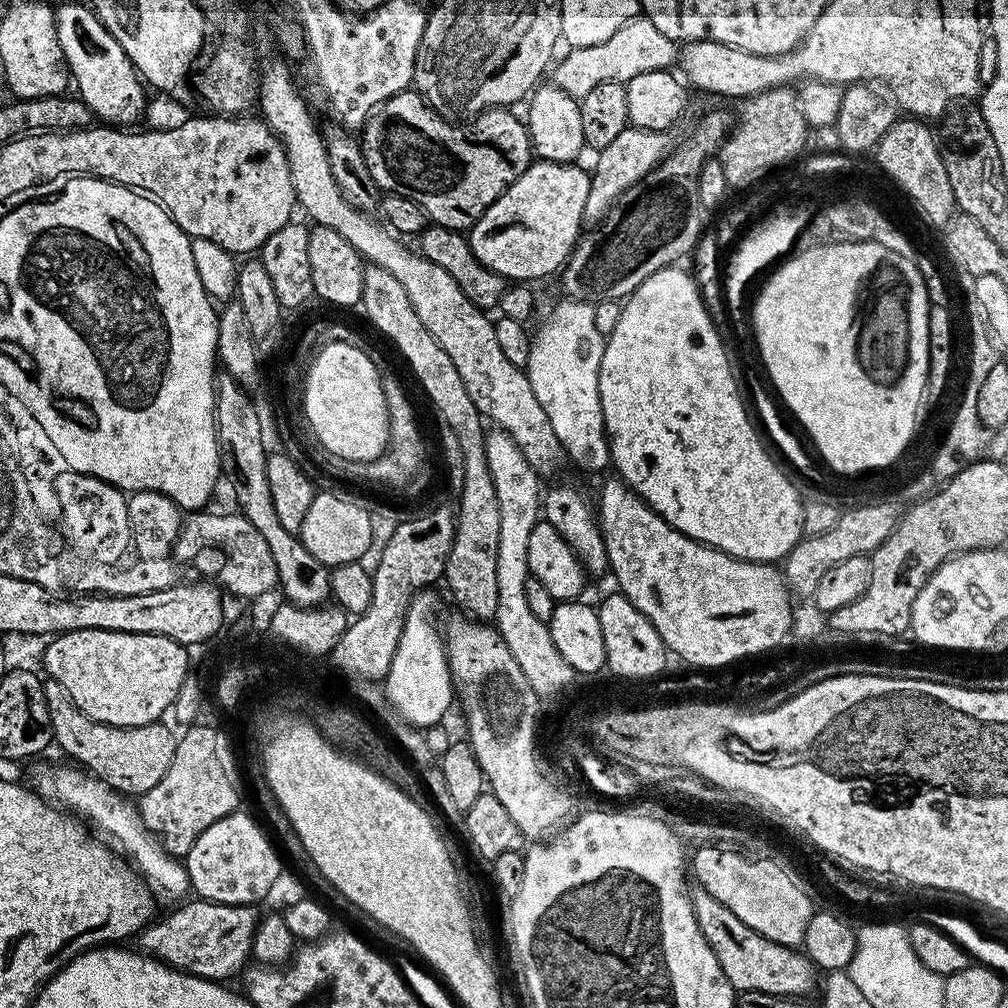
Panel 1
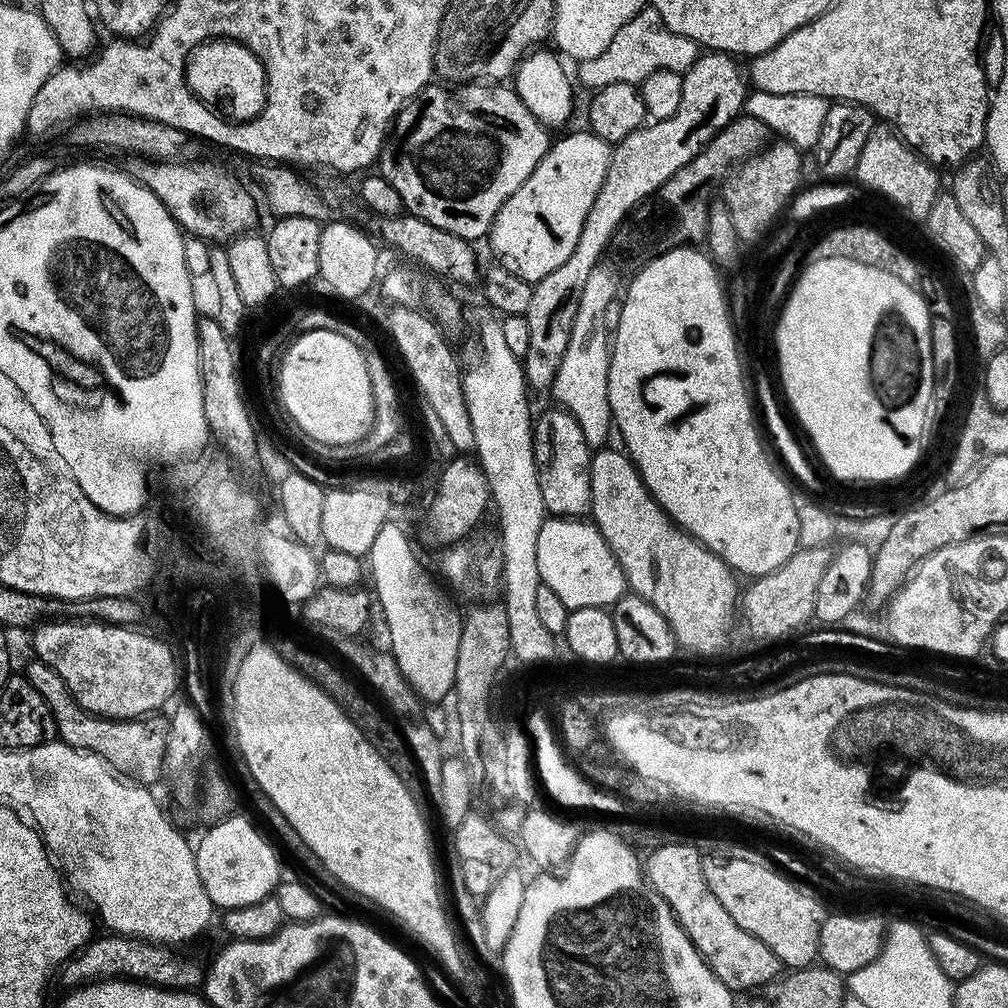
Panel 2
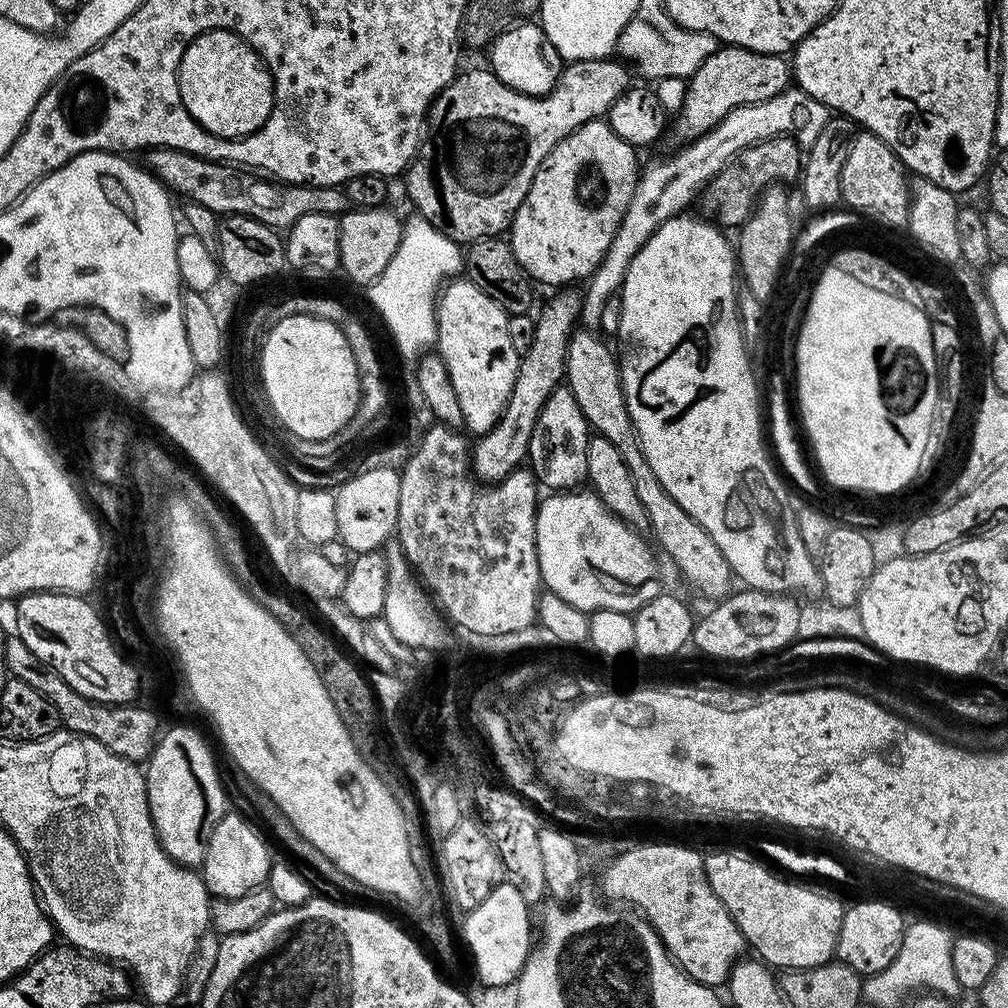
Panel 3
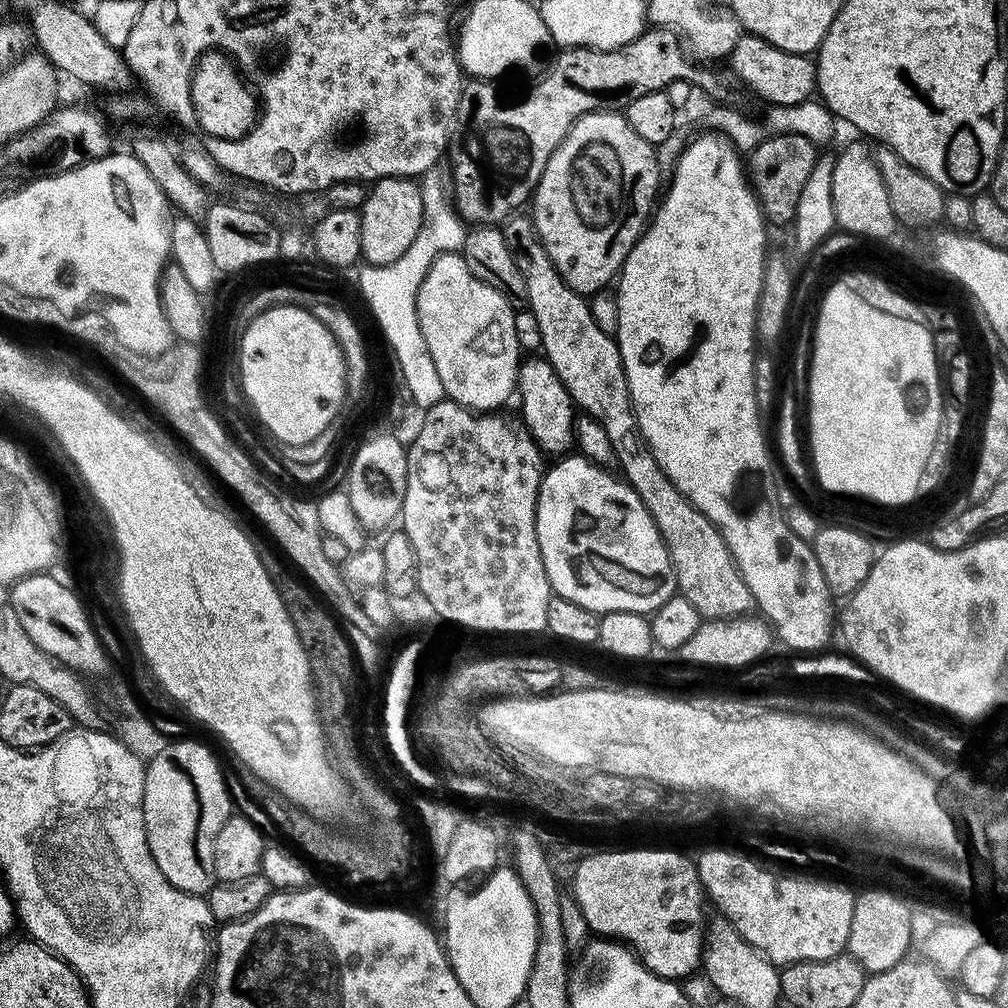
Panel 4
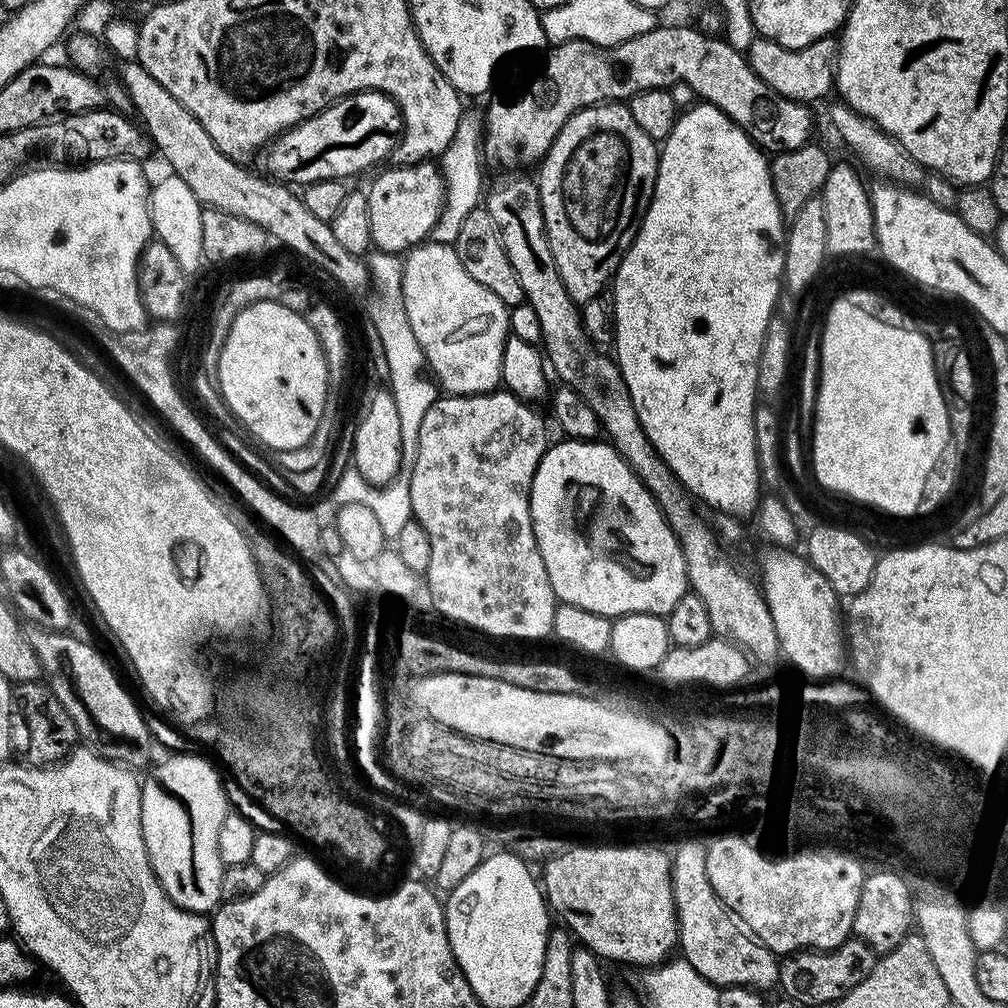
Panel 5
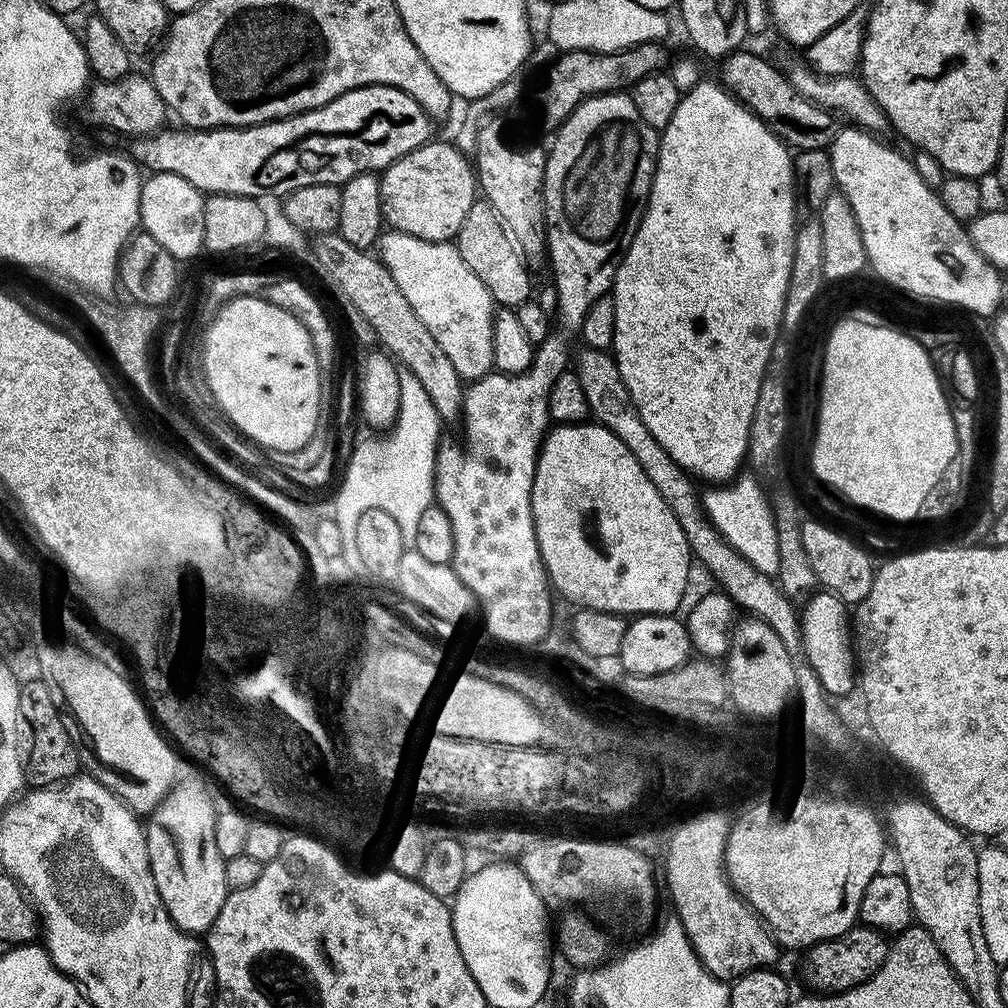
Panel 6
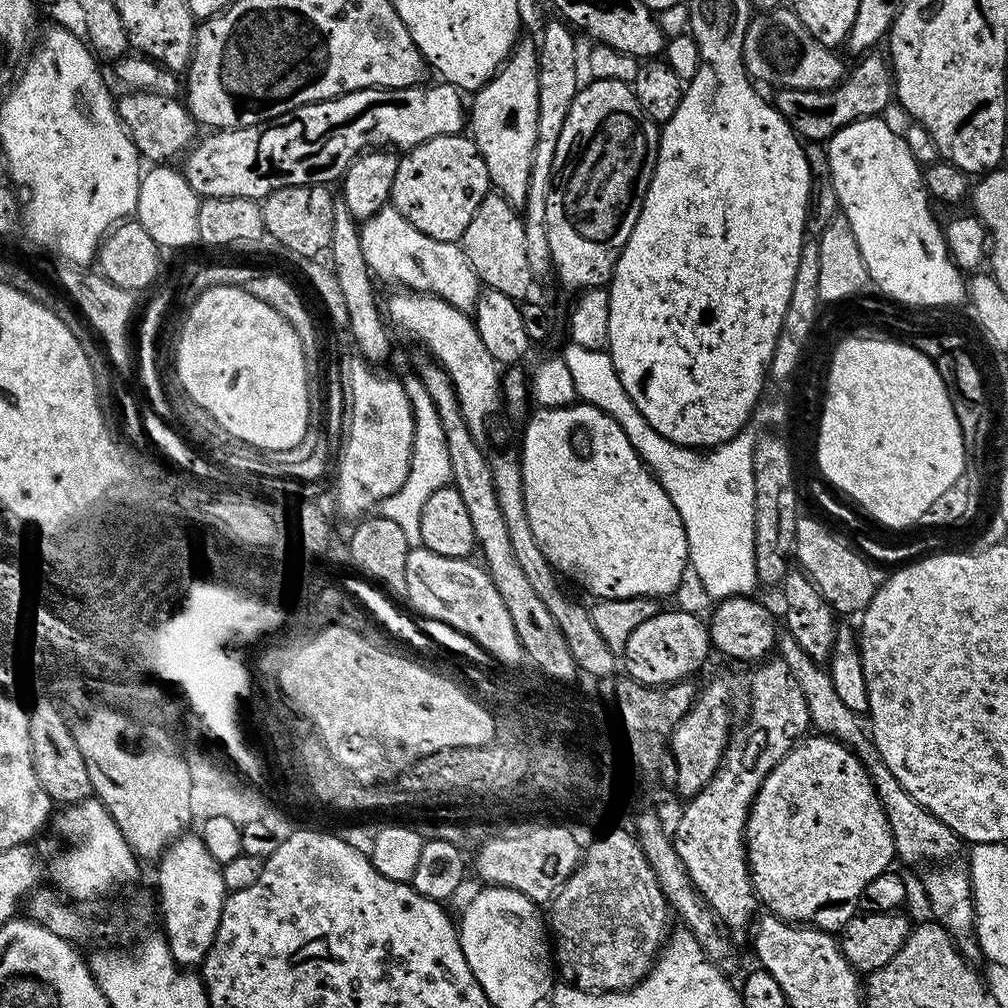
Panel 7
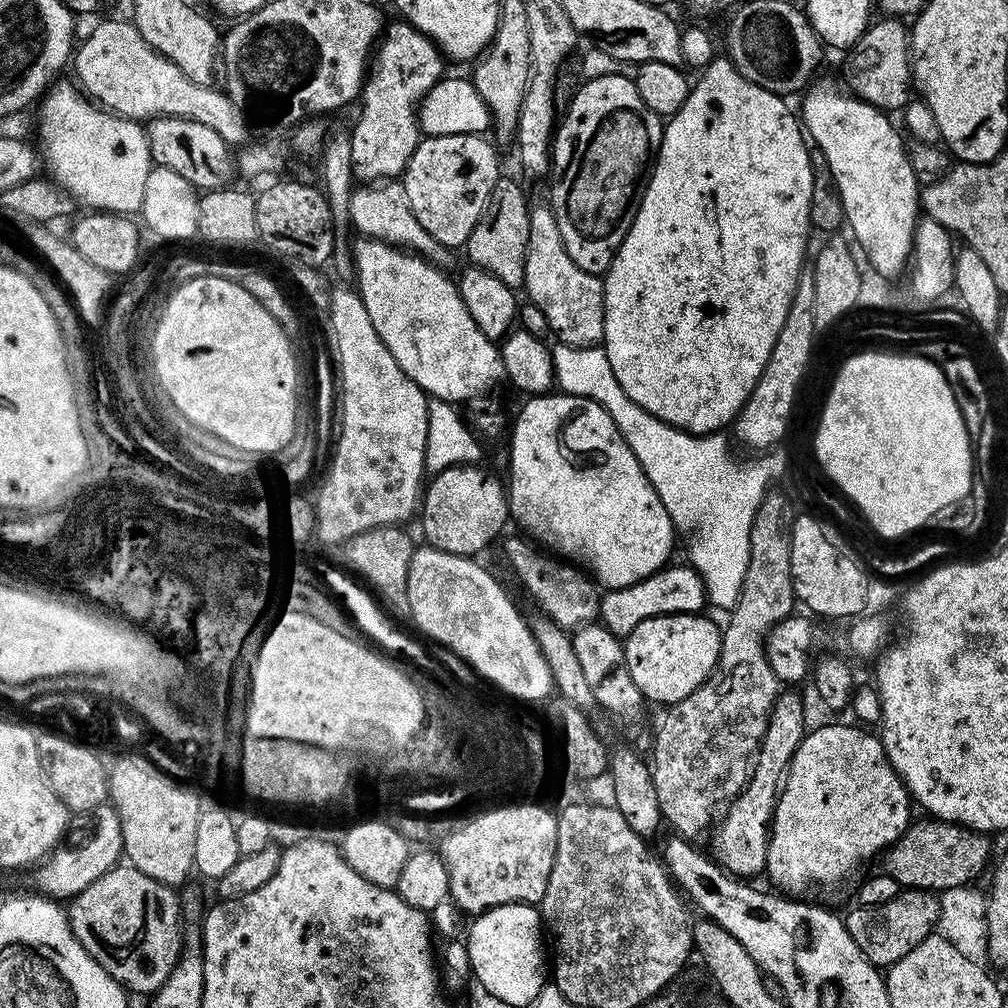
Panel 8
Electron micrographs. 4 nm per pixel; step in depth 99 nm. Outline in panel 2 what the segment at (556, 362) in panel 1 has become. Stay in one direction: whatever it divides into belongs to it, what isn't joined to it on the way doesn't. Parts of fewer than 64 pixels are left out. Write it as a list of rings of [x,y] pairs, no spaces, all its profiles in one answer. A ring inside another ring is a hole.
[[[599,264],[590,272],[589,281],[579,298],[570,342],[567,343],[566,352],[550,389],[551,395],[554,394],[557,399],[555,401],[578,419],[587,444],[594,450],[607,445],[613,425],[608,394],[610,333],[605,328],[605,314],[610,302],[617,299],[619,290],[615,276],[605,266]]]

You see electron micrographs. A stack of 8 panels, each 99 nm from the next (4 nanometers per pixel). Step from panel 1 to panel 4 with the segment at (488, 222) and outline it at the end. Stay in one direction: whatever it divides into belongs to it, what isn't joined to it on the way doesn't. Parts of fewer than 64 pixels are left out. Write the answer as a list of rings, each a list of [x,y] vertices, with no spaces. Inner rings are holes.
[[[616,110],[588,112],[566,134],[566,138],[554,150],[546,162],[540,183],[534,189],[531,201],[531,219],[534,221],[540,243],[552,259],[552,264],[560,271],[561,278],[568,286],[581,294],[595,294],[623,269],[628,253],[636,246],[649,223],[657,203],[656,191],[660,188],[660,168],[656,165],[653,145],[647,144],[630,126],[627,115]],[[580,150],[590,150],[596,160],[582,160],[590,168],[590,192],[594,204],[598,202],[598,214],[592,216],[592,230],[580,224],[574,208],[568,200],[568,172],[574,154]],[[606,166],[606,182],[604,168]],[[536,200],[536,201],[535,201]],[[656,200],[656,201],[655,201]],[[652,203],[653,208],[652,208]],[[649,215],[649,216],[648,216]],[[645,223],[645,224],[644,224]],[[598,226],[598,228],[596,228]],[[616,272],[616,273],[615,273]]]

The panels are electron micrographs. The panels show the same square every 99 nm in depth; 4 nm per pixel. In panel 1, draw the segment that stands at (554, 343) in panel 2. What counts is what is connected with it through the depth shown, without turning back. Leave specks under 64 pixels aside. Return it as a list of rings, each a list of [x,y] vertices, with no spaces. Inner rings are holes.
[[[633,126],[622,130],[614,142],[605,144],[595,153],[596,169],[591,169],[590,194],[586,194],[584,220],[599,222],[612,209],[612,204],[626,190],[637,187],[663,160],[671,154],[674,147],[673,133],[658,129],[642,129]]]

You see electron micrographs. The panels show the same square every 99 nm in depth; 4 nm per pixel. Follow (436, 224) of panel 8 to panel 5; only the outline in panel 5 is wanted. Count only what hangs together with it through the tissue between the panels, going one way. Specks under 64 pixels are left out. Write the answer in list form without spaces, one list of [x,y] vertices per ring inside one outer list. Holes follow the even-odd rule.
[[[421,162],[419,164],[405,164],[403,166],[391,166],[376,181],[372,184],[372,189],[367,189],[366,195],[368,198],[368,205],[370,206],[370,234],[372,235],[373,245],[381,252],[390,252],[393,254],[404,254],[409,250],[425,243],[433,235],[433,228],[436,221],[443,214],[445,208],[445,184],[443,174],[439,167],[432,162]]]

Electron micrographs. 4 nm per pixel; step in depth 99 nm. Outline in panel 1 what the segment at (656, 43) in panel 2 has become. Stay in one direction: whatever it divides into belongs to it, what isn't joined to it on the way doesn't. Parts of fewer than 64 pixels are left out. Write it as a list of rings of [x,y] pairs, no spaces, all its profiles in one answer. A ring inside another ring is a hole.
[[[643,14],[623,22],[606,42],[581,48],[569,47],[566,52],[568,53],[564,57],[561,55],[555,61],[550,72],[550,80],[562,90],[566,90],[566,94],[577,98],[590,94],[590,90],[594,90],[594,86],[602,86],[602,82],[624,84],[635,75],[645,74],[647,71],[671,69],[678,60],[677,41],[666,38],[666,34],[662,34],[662,30],[657,30],[654,22],[650,22],[650,18]]]

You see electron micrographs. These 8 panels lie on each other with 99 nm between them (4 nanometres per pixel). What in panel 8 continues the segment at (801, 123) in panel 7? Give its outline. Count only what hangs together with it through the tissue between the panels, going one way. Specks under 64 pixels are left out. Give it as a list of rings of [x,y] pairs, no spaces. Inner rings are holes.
[[[900,18],[878,20],[869,23],[862,38],[858,38],[858,42],[854,42],[854,46],[847,49],[844,80],[848,83],[847,91],[856,99],[864,100],[885,114],[899,113],[914,96],[910,28]]]

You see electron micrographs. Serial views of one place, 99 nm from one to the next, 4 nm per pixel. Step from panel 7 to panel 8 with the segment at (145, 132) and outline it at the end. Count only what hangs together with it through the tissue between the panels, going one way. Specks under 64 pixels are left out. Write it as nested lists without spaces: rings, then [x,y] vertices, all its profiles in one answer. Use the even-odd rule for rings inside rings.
[[[157,116],[156,119],[147,121],[146,131],[153,165],[166,167],[180,174],[197,190],[222,188],[233,183],[232,175],[235,177],[238,172],[237,161],[234,159],[233,149],[221,138],[218,130],[210,130],[210,126],[202,126],[202,122],[187,120],[185,116]]]

